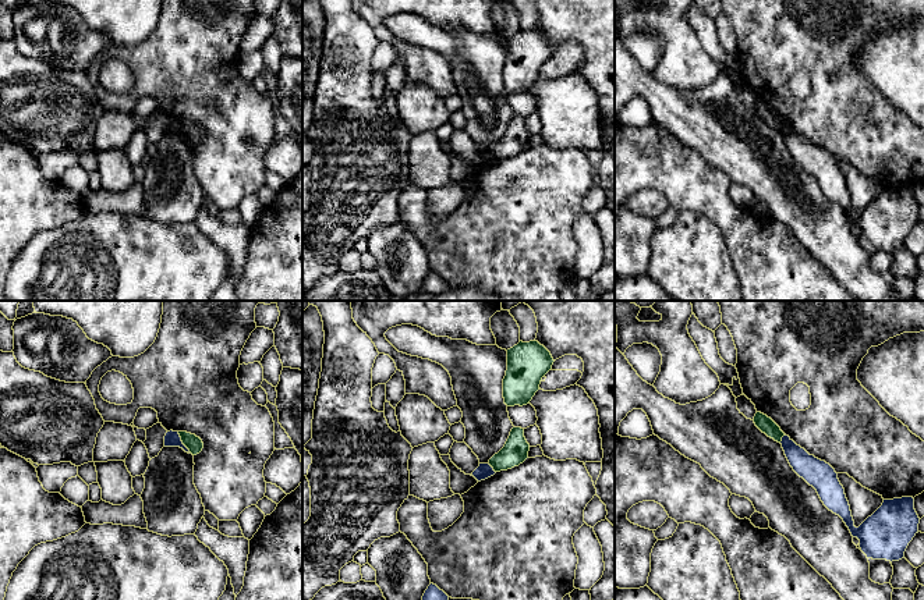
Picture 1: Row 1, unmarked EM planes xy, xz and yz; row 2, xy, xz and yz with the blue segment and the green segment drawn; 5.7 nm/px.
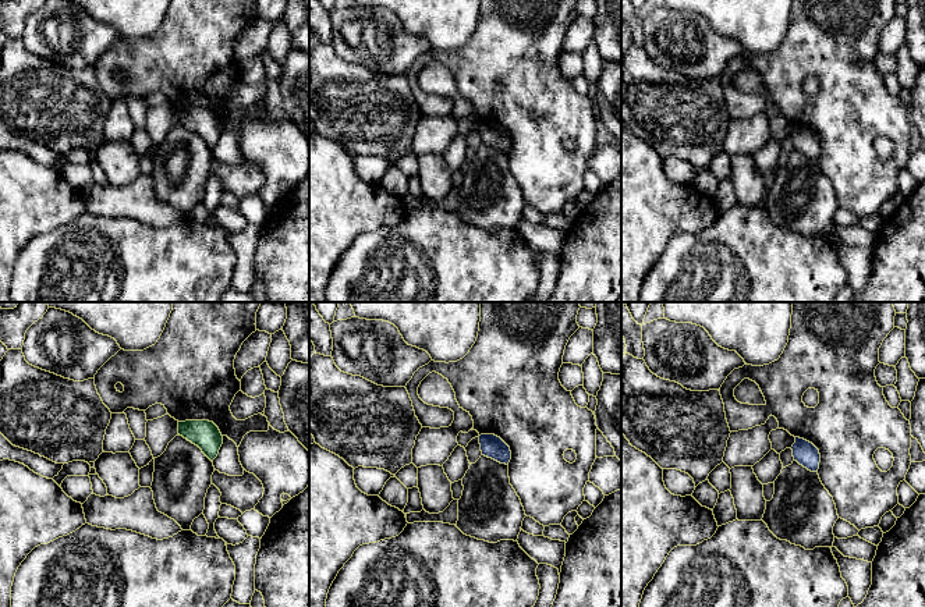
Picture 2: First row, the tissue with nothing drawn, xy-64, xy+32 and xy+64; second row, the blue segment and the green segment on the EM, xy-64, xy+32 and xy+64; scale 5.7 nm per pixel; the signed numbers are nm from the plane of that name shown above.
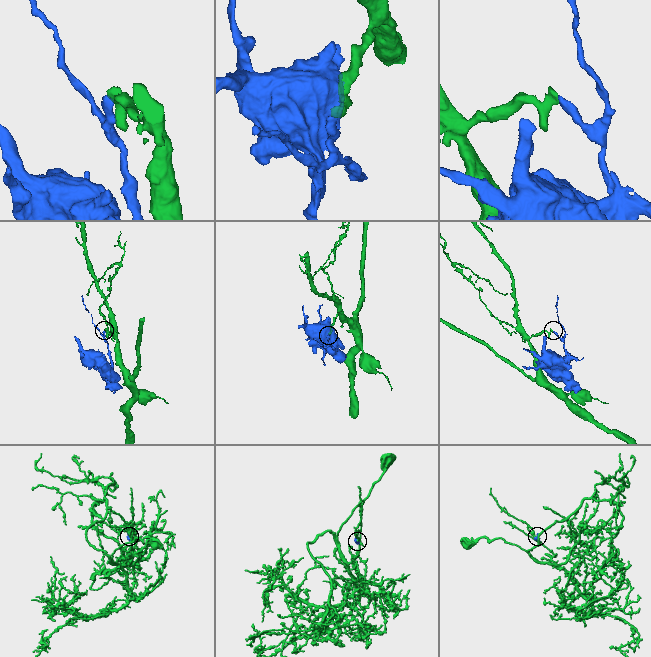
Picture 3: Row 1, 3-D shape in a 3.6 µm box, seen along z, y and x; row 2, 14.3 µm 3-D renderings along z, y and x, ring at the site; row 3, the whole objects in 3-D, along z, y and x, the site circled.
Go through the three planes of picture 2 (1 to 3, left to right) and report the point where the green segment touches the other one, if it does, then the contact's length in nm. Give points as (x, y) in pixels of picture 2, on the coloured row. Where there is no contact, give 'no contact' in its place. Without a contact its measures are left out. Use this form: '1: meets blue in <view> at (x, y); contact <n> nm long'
1: no contact
2: no contact
3: no contact

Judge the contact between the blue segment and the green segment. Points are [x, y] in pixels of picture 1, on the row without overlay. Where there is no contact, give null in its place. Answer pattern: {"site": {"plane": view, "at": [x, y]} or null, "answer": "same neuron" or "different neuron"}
{"site": {"plane": "xy", "at": [181, 131]}, "answer": "different neuron"}

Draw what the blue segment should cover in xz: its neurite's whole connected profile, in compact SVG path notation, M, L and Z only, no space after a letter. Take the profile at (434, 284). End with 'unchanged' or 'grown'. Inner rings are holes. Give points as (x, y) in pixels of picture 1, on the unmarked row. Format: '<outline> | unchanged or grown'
M431 271L422 284L422 292L436 295L449 288L449 284L440 278L436 273Z | unchanged

